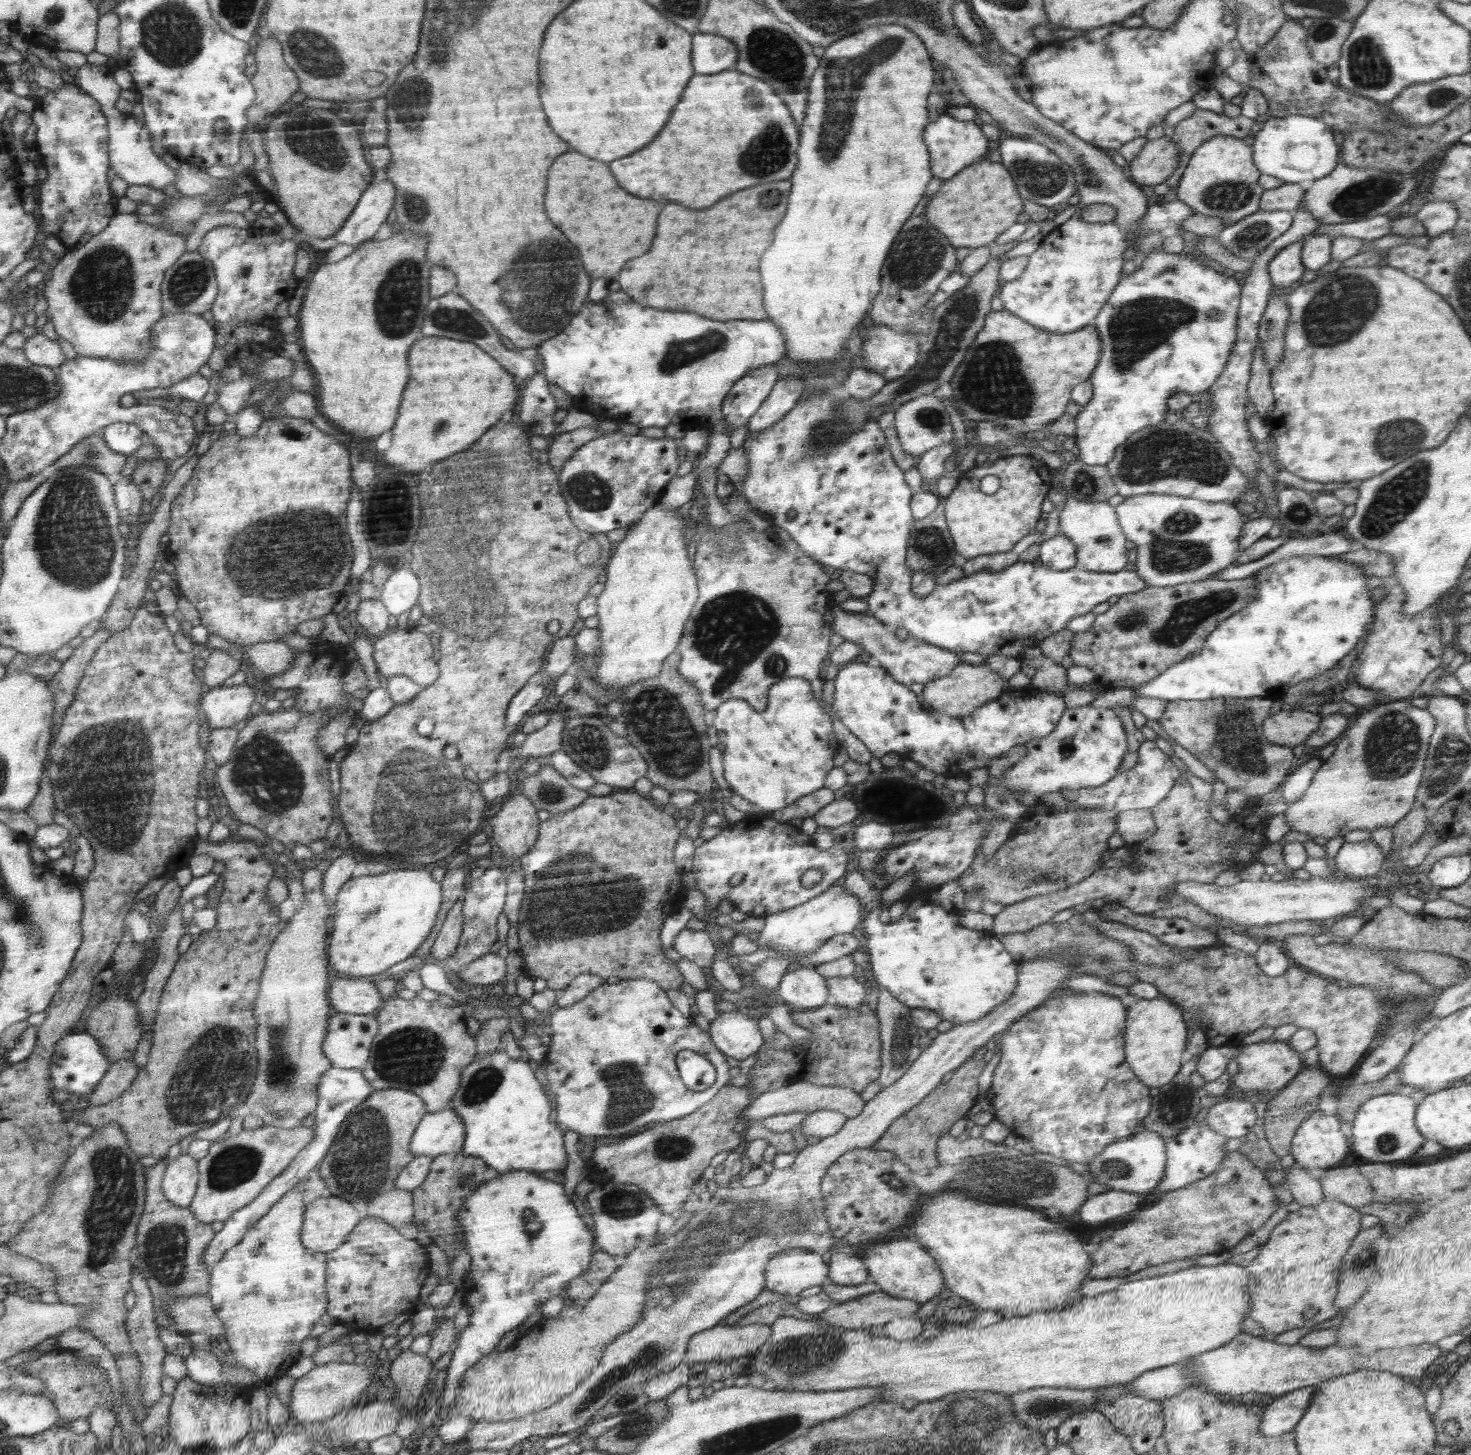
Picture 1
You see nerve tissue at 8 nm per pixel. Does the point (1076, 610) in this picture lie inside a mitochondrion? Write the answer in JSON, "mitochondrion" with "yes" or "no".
{"mitochondrion":"no"}

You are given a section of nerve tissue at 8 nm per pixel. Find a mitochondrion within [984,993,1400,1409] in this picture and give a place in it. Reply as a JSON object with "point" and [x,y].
{"point":[1178,1102]}

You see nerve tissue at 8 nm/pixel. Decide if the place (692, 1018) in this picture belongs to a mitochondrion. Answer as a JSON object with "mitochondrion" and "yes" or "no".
{"mitochondrion":"no"}

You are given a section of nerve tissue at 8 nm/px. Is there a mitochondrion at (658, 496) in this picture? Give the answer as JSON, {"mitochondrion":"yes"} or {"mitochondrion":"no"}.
{"mitochondrion":"no"}

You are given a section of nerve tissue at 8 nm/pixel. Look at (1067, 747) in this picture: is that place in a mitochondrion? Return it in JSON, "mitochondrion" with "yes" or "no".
{"mitochondrion":"yes"}

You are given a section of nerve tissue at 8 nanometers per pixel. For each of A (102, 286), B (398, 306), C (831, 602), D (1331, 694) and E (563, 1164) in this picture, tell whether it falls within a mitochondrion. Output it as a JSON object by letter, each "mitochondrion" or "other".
{"A":"mitochondrion","B":"mitochondrion","C":"other","D":"other","E":"other"}

